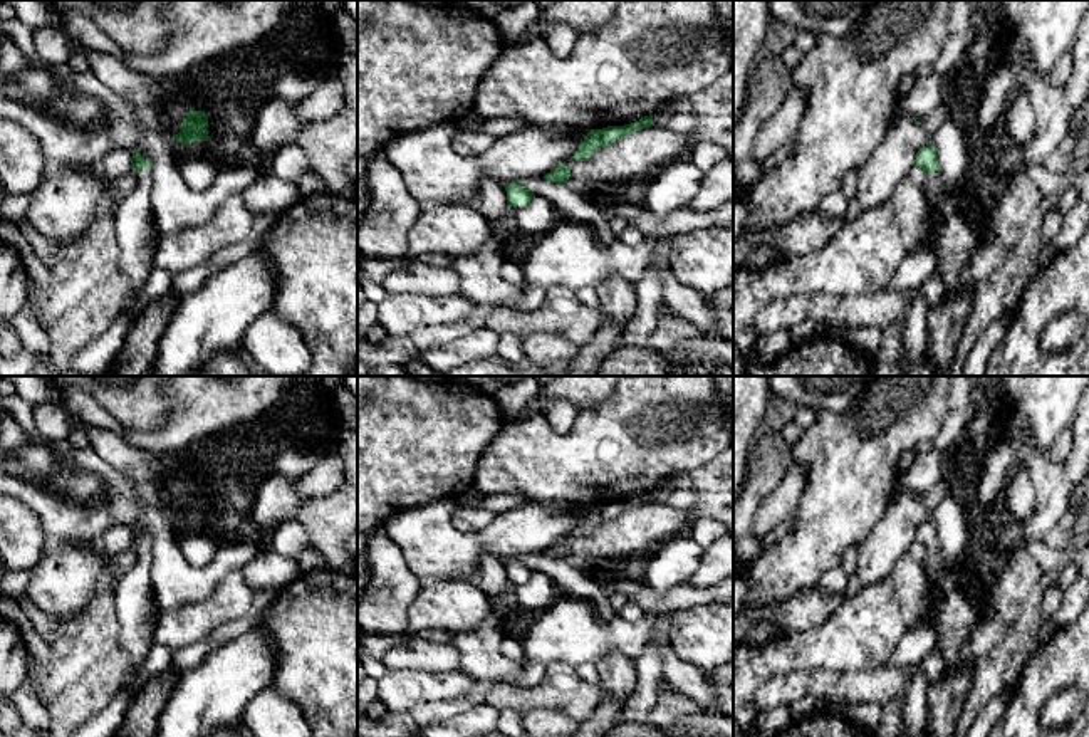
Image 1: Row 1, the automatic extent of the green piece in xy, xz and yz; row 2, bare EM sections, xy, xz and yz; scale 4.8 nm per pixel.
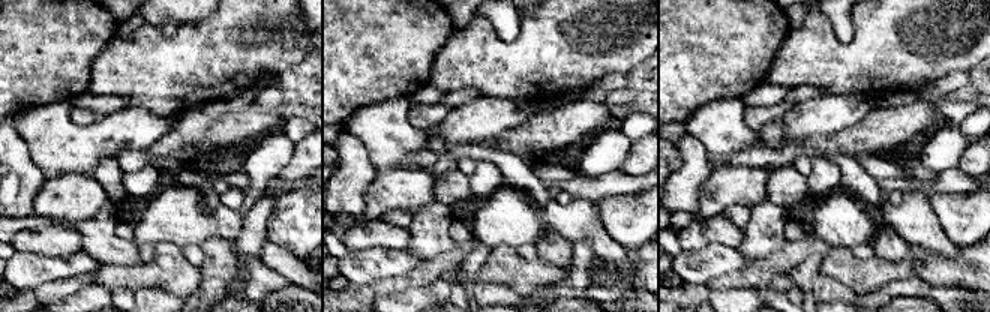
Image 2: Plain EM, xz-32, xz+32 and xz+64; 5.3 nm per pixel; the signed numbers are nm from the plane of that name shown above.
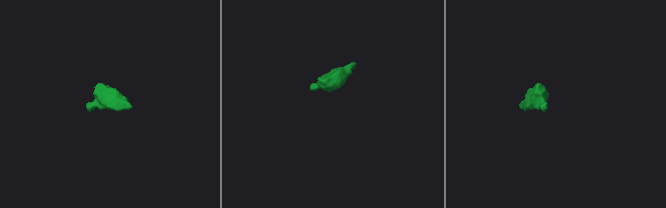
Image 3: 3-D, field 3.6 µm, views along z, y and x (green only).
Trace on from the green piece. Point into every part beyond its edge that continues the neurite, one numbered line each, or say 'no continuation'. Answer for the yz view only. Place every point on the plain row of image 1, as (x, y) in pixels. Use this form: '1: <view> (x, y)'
1: yz (932, 561)

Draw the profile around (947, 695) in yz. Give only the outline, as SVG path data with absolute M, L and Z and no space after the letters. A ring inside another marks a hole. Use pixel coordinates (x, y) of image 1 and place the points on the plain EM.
M965 655L955 673L930 685L926 730L930 737L953 737L958 715L972 688L975 663Z

